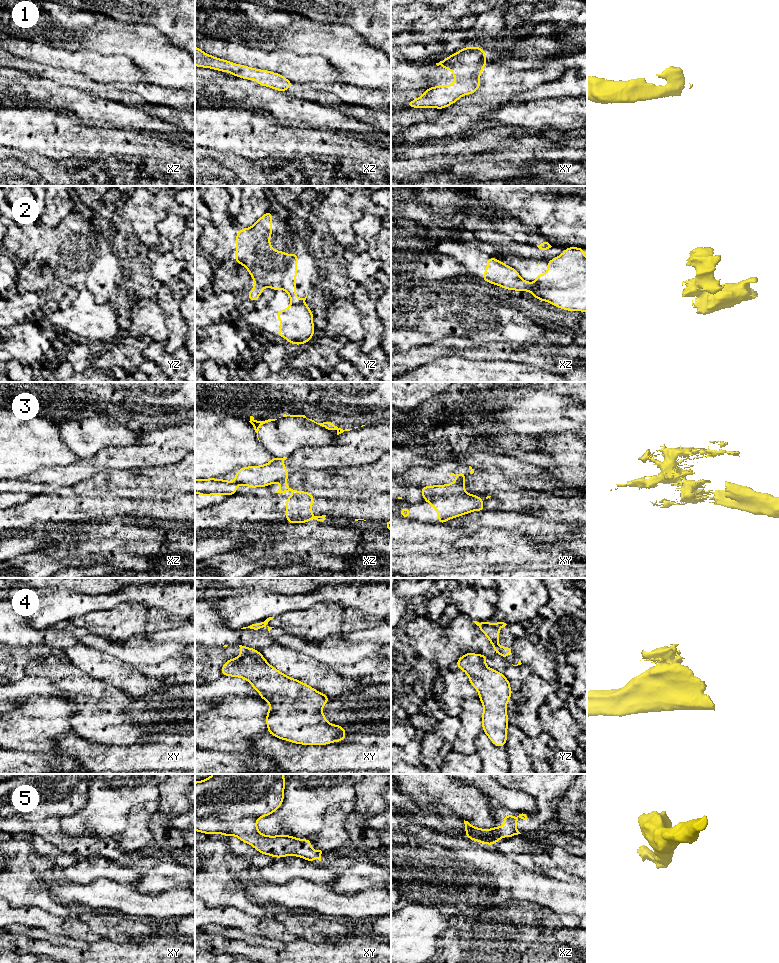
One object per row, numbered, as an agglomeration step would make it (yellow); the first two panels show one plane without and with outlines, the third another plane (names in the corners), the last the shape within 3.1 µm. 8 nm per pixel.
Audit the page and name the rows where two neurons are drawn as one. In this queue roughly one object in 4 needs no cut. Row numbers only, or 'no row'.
2, 3, 4

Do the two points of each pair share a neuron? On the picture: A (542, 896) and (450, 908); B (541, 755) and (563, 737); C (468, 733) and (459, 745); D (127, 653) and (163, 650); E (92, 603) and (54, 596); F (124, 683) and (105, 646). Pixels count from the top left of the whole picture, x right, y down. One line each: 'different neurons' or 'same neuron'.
A: same neuron
B: different neurons
C: same neuron
D: same neuron
E: same neuron
F: different neurons

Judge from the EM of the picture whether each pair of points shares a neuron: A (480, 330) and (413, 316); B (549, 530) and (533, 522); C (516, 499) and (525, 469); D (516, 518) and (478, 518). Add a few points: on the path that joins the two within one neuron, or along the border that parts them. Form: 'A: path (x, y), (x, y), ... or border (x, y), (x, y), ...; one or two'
A: path (463, 320), (430, 320); one
B: path (545, 529), (537, 525); one
C: path (511, 491), (511, 479), (517, 473); one
D: path (507, 518), (487, 518); one

